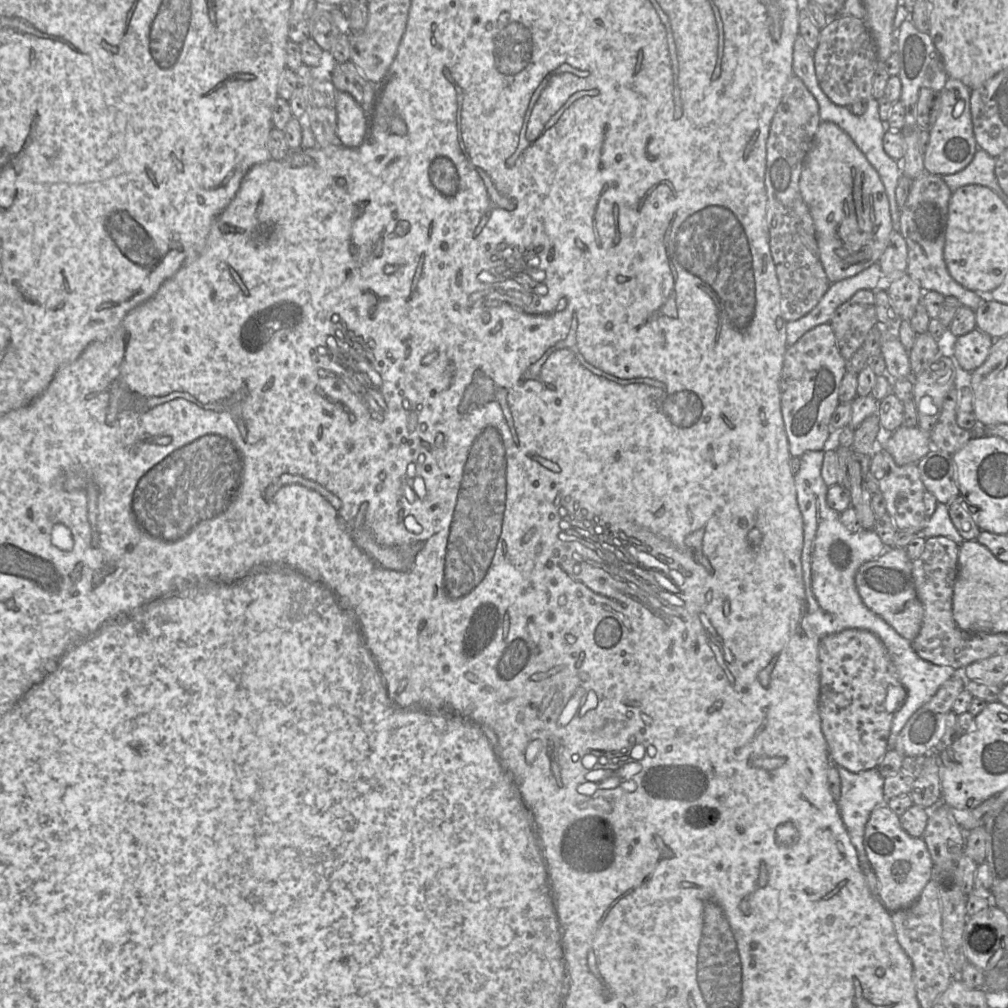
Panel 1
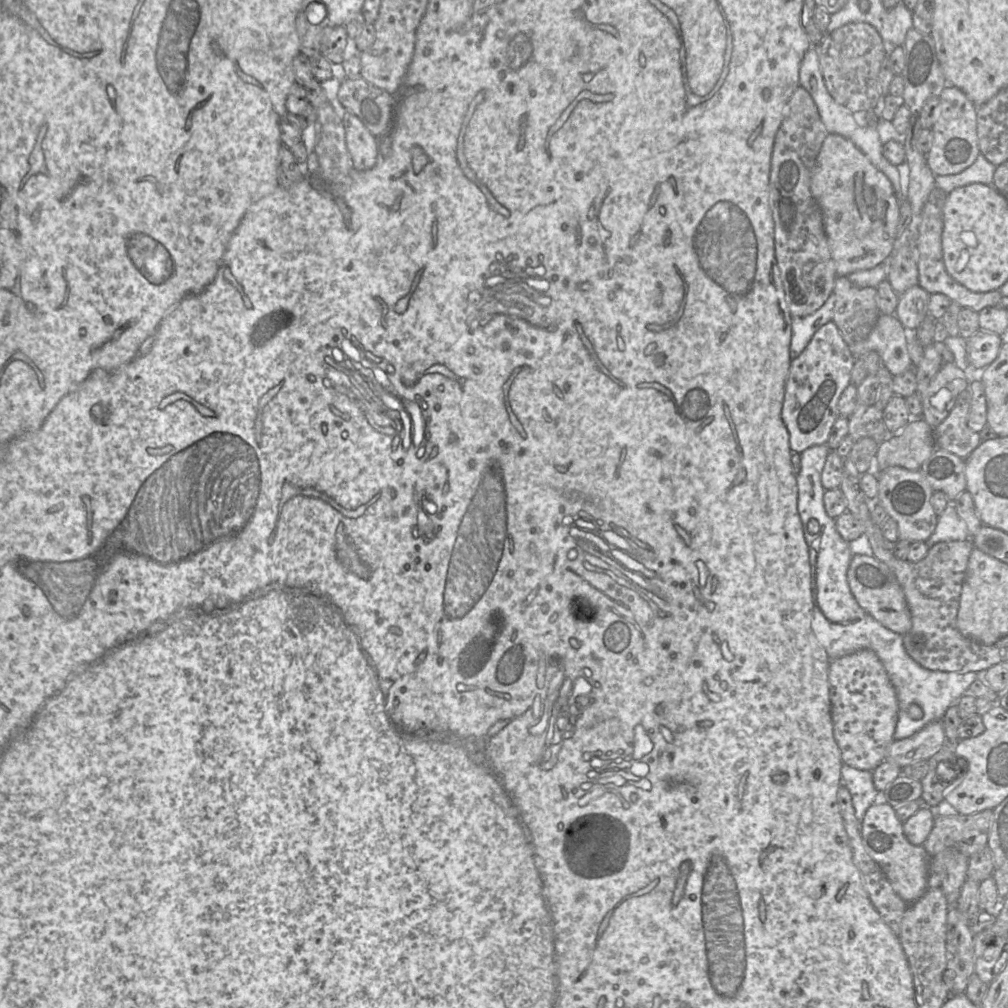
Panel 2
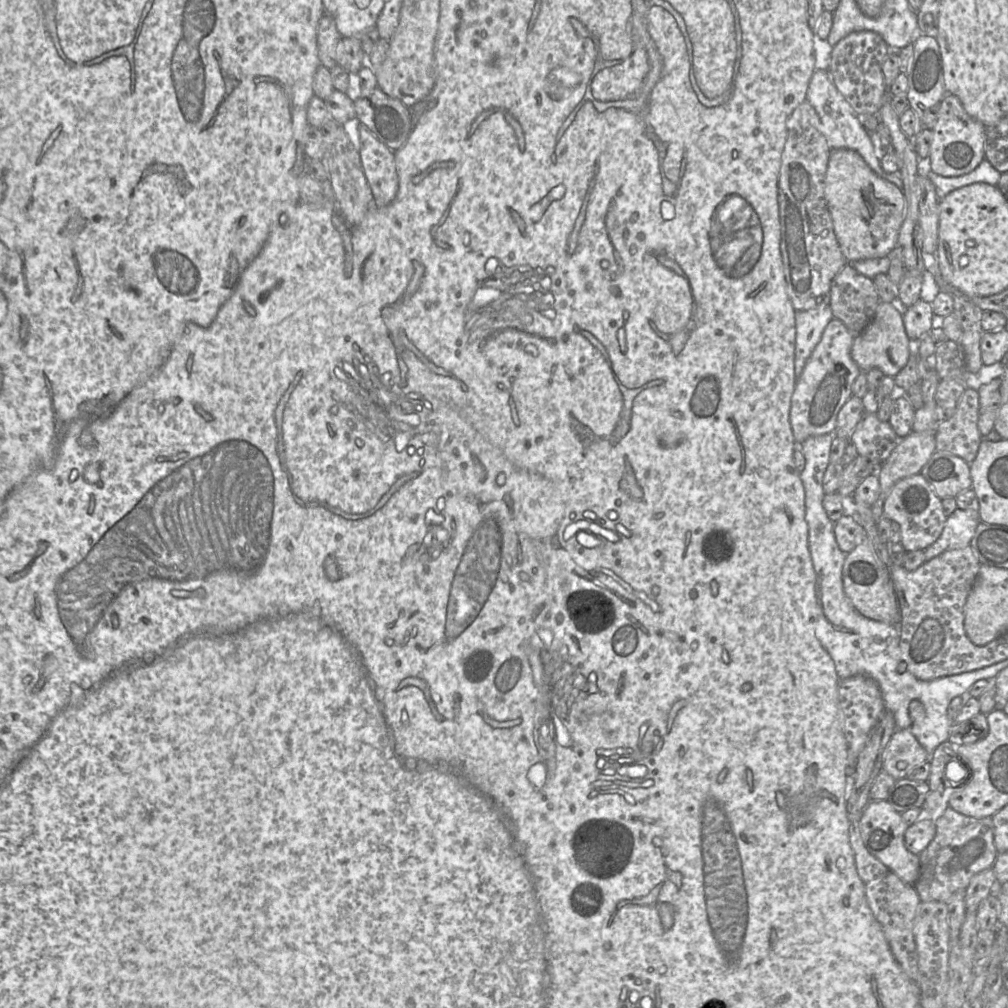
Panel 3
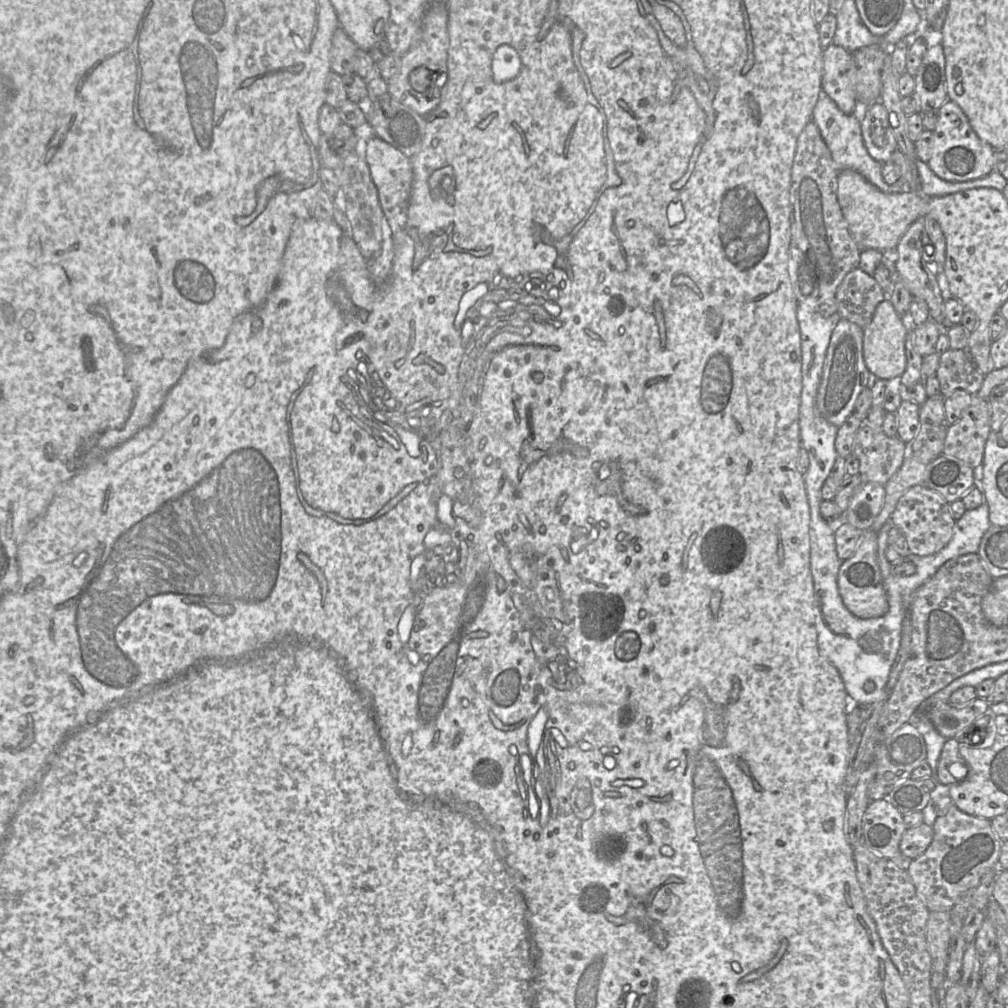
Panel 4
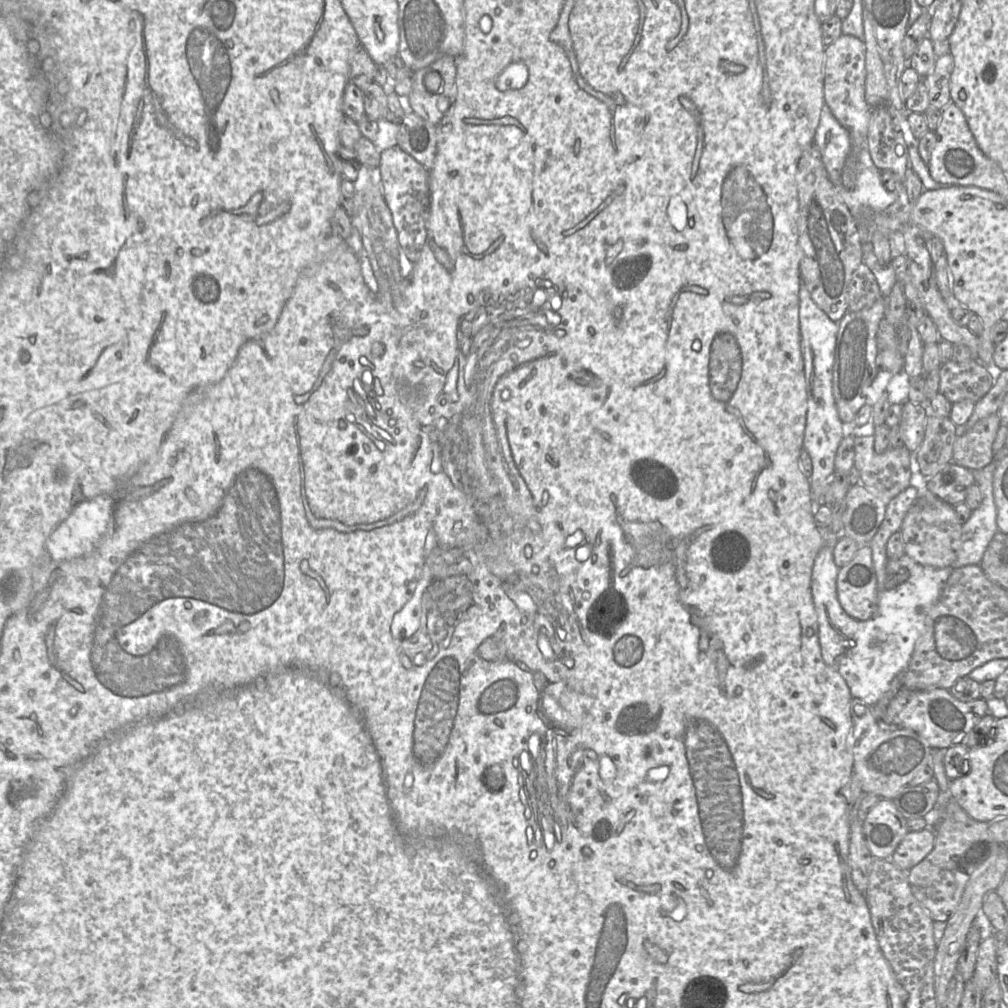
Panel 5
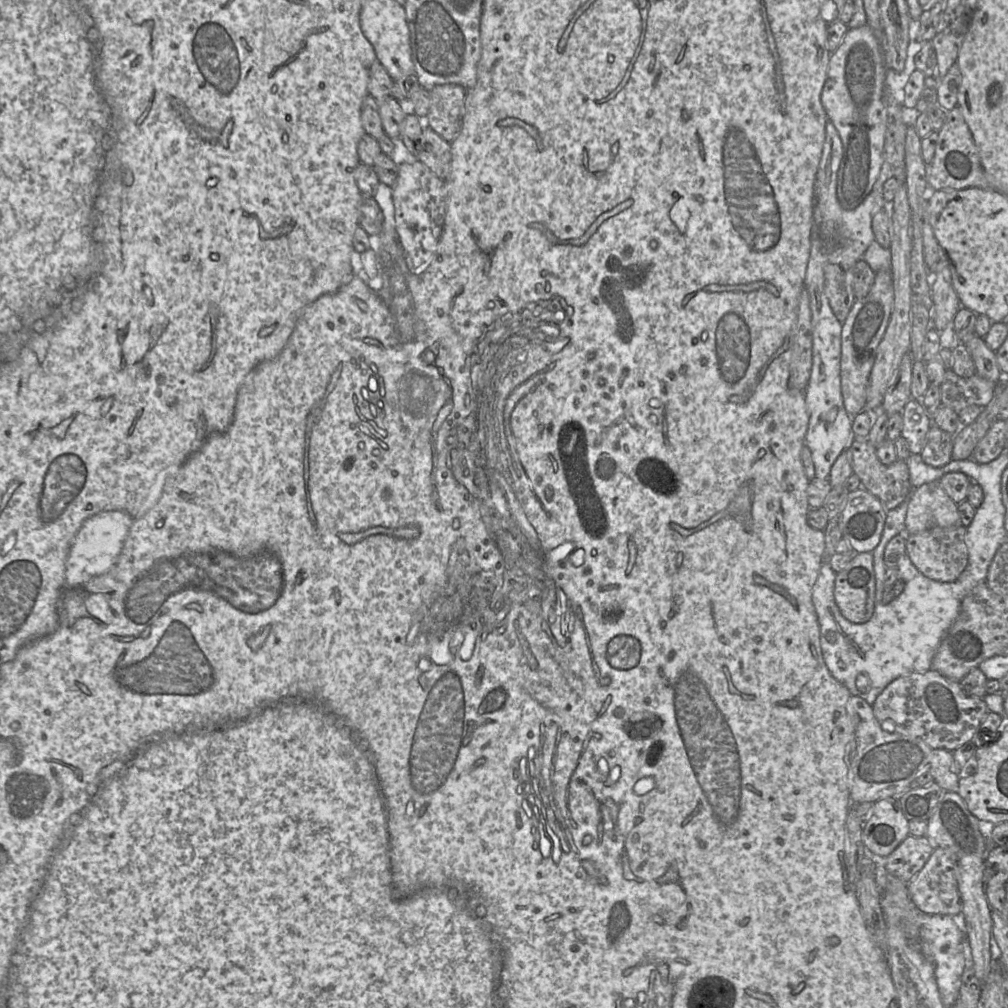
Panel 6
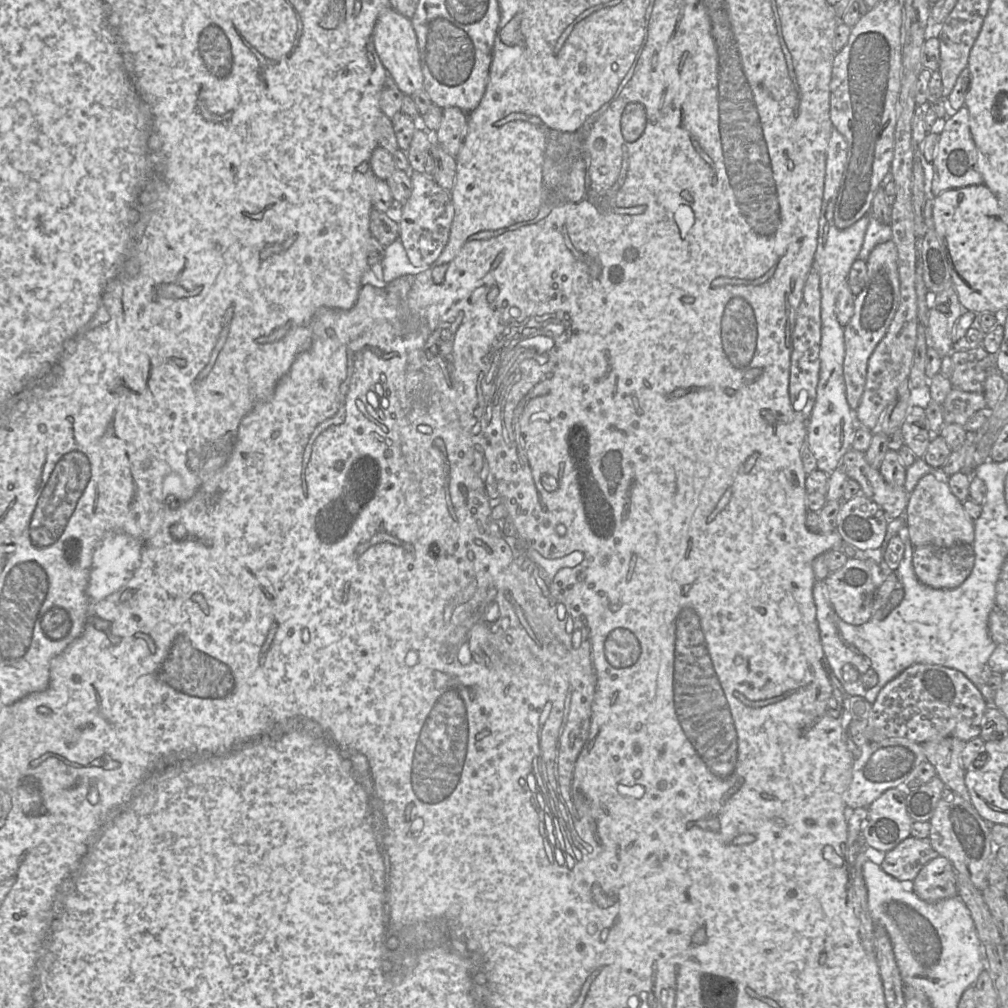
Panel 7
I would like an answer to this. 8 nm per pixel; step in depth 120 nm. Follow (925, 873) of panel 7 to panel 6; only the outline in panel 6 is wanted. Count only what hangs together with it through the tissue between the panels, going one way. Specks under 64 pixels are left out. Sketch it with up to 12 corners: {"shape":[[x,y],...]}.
{"shape":[[936,847],[907,884],[926,914],[961,916],[956,854]]}

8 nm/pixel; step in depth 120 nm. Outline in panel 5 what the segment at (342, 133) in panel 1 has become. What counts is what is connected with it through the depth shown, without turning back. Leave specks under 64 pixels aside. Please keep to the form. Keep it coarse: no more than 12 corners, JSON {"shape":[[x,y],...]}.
{"shape":[[397,145],[380,152],[398,241],[416,262],[427,238],[429,171]]}

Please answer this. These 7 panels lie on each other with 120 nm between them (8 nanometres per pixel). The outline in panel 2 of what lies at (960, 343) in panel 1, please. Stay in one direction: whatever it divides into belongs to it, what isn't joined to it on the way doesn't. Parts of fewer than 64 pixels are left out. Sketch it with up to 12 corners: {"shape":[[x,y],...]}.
{"shape":[[977,331],[966,339],[970,365],[988,367],[1003,344],[1001,335]]}

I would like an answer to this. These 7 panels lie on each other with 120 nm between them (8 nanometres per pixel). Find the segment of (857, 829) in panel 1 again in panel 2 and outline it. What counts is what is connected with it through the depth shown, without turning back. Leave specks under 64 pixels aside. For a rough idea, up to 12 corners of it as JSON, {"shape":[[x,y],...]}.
{"shape":[[843,763],[842,784],[862,822],[870,806],[886,802],[872,771]]}

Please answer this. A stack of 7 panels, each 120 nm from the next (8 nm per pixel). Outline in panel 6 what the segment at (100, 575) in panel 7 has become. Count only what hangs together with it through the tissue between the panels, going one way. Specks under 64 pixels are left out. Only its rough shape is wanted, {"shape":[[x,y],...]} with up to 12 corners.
{"shape":[[118,510],[85,520],[69,550],[74,589],[109,571],[131,516]]}

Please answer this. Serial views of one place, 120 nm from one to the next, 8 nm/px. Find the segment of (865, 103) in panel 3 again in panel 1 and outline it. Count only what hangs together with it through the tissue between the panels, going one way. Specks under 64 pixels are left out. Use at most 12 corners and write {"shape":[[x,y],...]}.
{"shape":[[830,17],[813,56],[833,103],[873,98],[864,19]]}

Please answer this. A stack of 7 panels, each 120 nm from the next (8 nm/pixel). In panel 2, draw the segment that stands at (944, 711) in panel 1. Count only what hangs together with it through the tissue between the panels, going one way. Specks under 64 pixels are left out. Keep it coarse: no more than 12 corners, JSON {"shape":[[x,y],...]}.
{"shape":[[942,721],[894,740],[885,760],[904,768],[945,742]]}

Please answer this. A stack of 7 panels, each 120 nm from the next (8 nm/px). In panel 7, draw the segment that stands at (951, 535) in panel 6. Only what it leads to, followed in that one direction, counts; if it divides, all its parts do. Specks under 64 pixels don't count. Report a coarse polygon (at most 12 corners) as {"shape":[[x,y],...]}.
{"shape":[[972,545],[913,548],[918,580],[954,589],[975,563]]}

